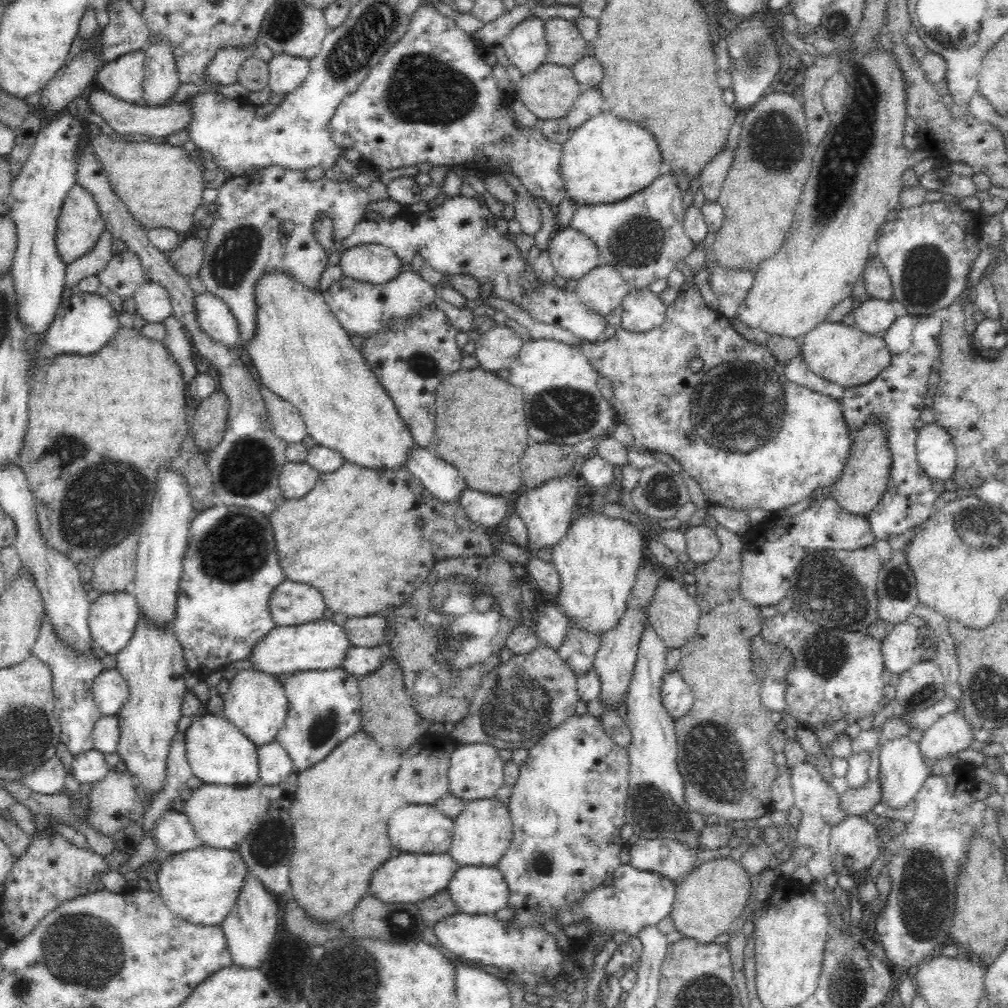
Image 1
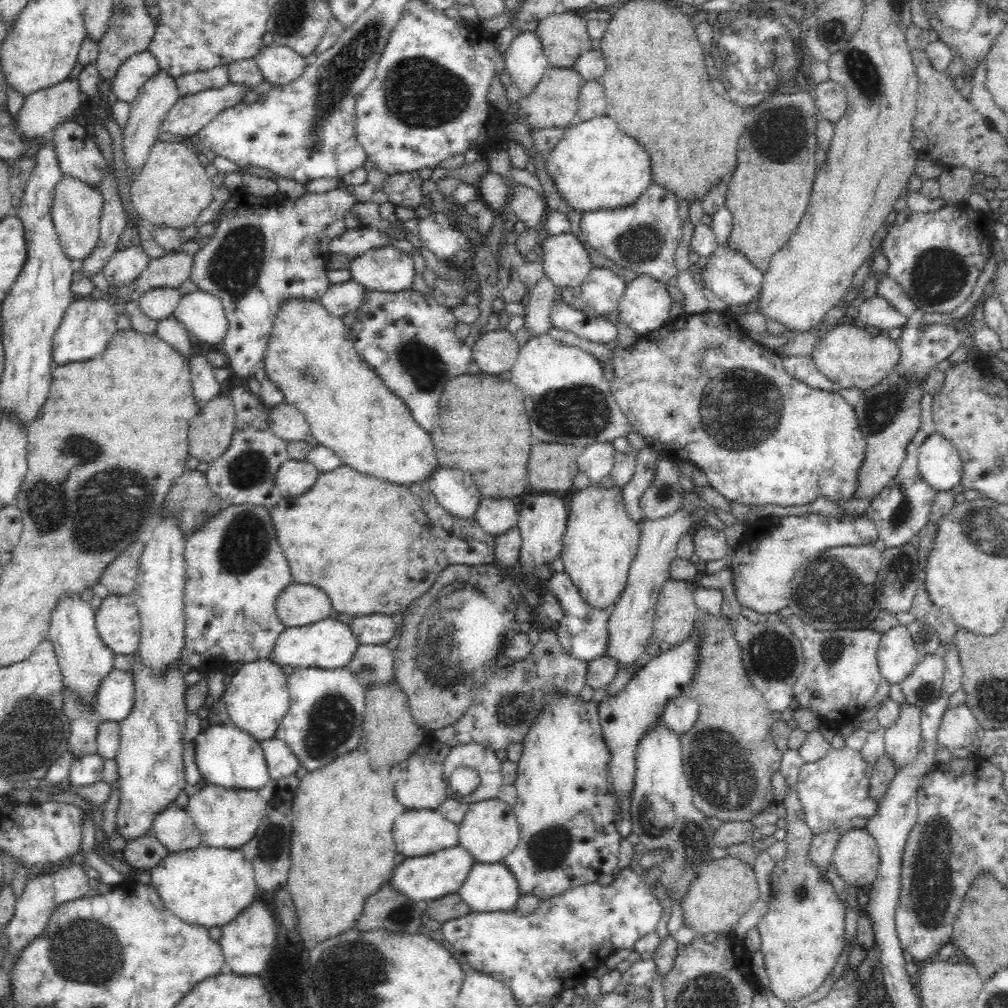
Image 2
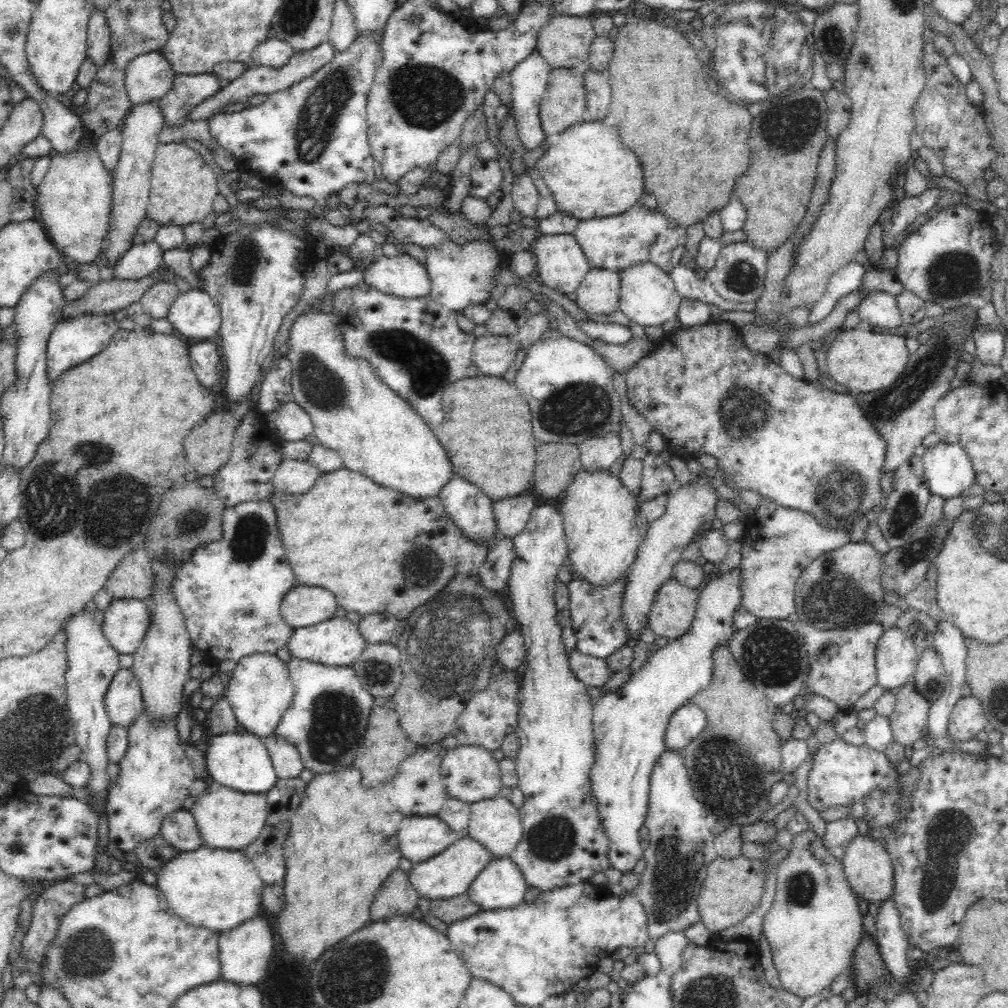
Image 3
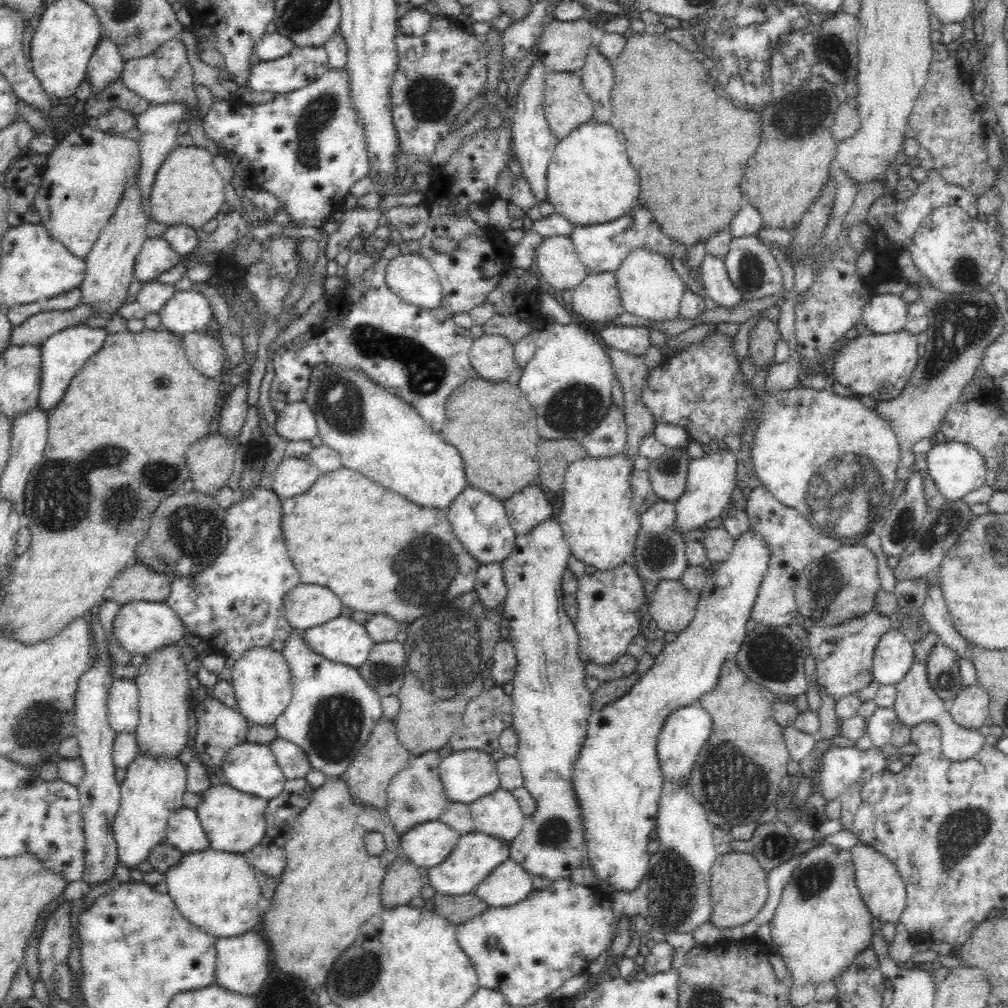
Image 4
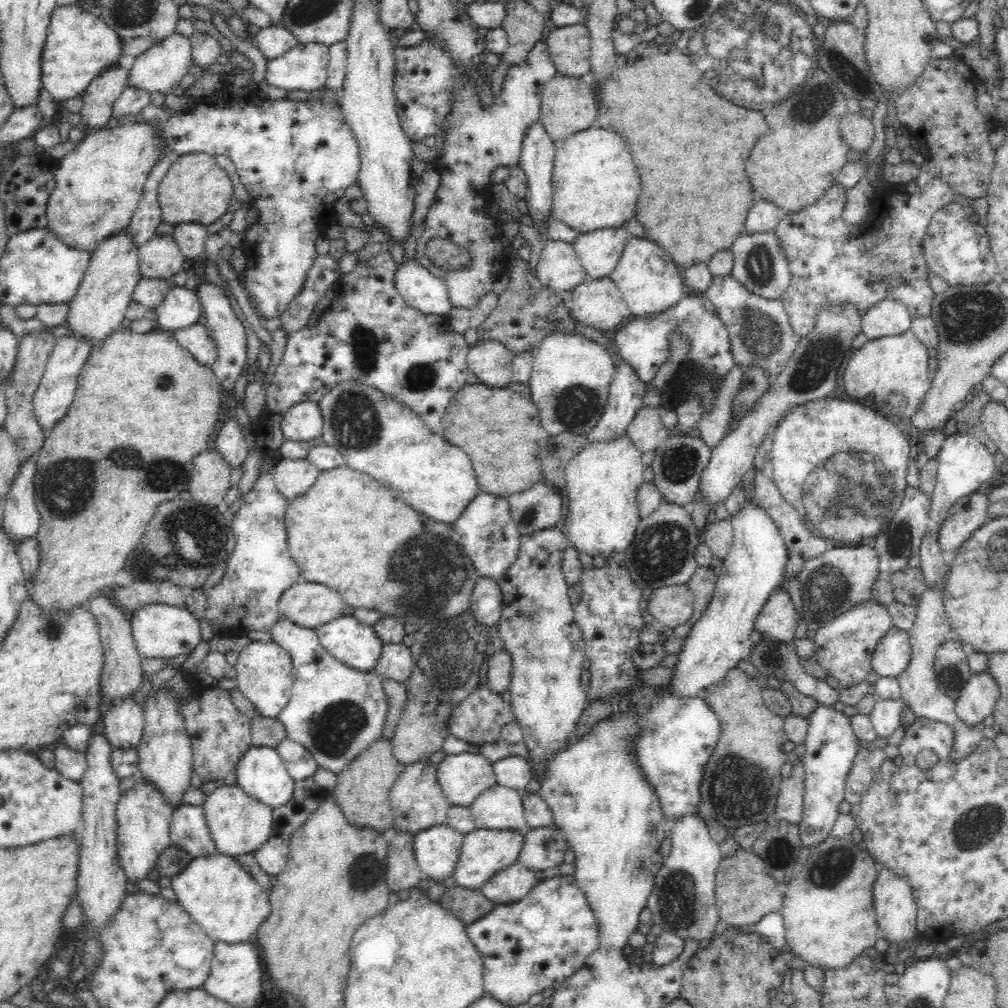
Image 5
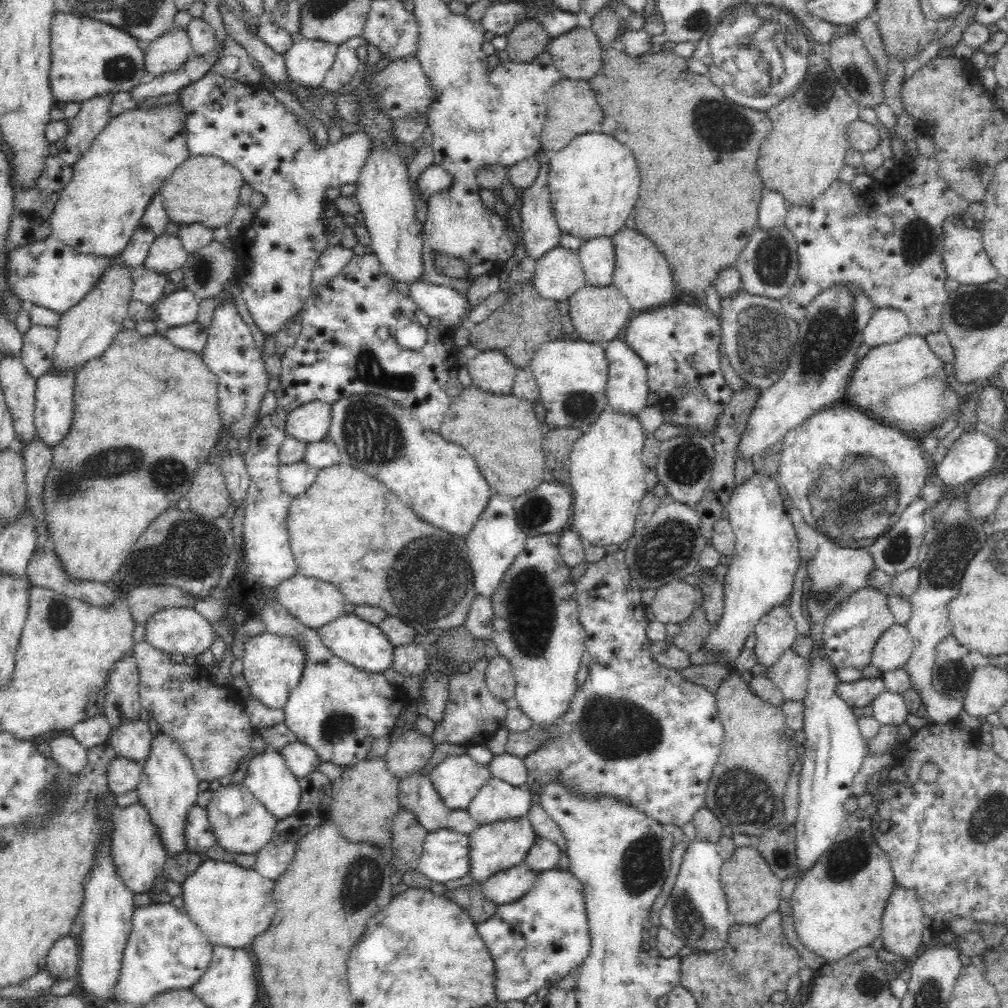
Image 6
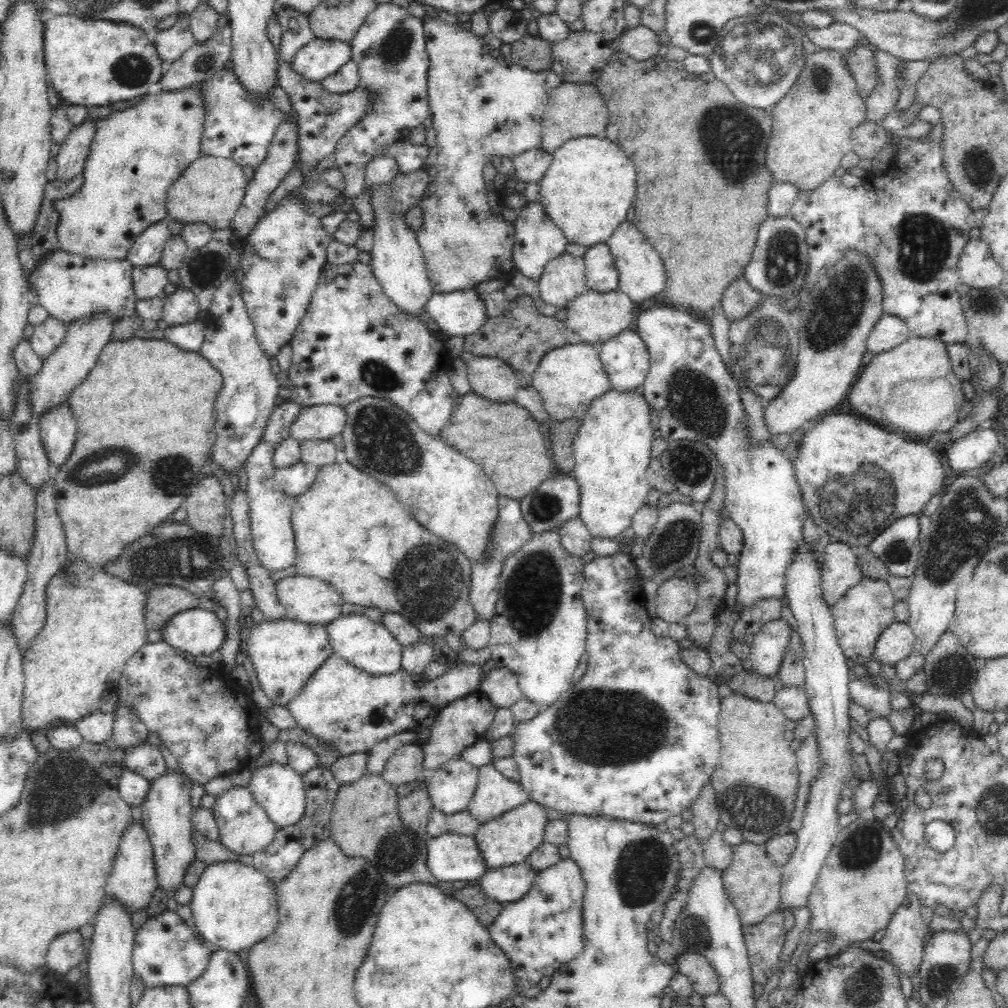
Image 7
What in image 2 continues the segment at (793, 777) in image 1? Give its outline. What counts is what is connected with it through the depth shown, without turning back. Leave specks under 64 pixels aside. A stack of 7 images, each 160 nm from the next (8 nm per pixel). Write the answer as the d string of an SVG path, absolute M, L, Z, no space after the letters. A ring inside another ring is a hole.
M848 747L842 750L830 749L822 760L804 762L797 778L797 796L803 805L806 825L812 829L812 836L821 832L840 831L851 828L851 820L857 816L870 817L876 813L877 804L868 799L868 782L873 765L862 759L860 751Z

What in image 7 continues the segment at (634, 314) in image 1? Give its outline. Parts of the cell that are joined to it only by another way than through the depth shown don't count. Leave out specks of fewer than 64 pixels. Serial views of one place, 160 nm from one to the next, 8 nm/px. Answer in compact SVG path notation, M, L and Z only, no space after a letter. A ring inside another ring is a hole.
M622 222L608 238L606 244L612 252L618 271L618 288L626 293L633 303L644 302L644 300L648 300L648 302L661 300L667 279L664 264L660 260L660 254L646 242L642 232L634 224Z

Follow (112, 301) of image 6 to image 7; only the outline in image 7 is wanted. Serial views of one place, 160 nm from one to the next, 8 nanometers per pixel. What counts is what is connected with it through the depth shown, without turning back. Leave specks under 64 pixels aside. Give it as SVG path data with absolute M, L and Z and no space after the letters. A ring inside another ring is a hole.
M93 313L85 318L78 318L66 326L66 336L58 344L38 372L30 378L29 395L31 407L40 417L48 408L58 406L60 402L66 402L70 398L70 392L76 384L80 384L92 367L96 364L100 353L106 343L112 340L116 319L110 317L110 313Z

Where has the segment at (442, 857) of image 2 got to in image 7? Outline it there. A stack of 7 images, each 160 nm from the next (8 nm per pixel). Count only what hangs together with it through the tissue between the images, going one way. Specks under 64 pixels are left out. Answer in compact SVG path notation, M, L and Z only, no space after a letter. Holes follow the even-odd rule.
M529 800L524 806L508 810L499 817L481 823L474 836L486 870L524 863L530 853L544 841L546 812L542 805Z

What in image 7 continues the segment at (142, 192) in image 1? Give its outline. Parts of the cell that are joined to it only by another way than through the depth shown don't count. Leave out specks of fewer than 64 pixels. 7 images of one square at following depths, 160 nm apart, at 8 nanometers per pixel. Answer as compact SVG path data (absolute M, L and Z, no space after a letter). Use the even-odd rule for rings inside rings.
M201 155L190 162L166 192L169 220L186 223L204 223L213 229L231 228L232 220L242 205L248 180L242 167L229 158Z

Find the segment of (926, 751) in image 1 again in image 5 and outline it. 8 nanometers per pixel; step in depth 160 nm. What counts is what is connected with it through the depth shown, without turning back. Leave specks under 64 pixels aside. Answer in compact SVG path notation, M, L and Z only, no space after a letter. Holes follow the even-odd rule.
M985 671L971 675L960 690L959 698L952 702L959 720L967 726L975 727L993 714L999 699L997 682Z

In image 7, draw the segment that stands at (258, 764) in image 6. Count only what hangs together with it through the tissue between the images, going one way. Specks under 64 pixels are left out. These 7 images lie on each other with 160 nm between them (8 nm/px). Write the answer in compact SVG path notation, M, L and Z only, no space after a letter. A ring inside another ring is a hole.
M273 760L268 765L257 766L246 786L278 829L296 824L302 818L306 801L304 785L301 774L294 771L290 765L277 763Z

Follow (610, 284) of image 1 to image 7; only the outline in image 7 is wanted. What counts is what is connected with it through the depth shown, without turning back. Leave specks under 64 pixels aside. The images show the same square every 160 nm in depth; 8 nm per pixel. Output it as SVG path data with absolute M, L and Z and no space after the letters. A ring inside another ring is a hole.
M618 287L610 292L598 292L589 289L584 294L577 296L567 304L568 314L565 326L573 330L582 342L597 345L606 342L619 332L633 327L636 320L634 316L634 303L630 297Z

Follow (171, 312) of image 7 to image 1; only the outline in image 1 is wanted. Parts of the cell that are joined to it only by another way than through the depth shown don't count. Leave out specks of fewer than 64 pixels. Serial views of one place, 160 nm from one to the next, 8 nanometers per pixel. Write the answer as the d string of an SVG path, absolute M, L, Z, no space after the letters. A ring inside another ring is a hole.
M208 291L196 295L195 311L202 331L209 334L212 340L226 347L236 347L240 338L238 321L221 298Z

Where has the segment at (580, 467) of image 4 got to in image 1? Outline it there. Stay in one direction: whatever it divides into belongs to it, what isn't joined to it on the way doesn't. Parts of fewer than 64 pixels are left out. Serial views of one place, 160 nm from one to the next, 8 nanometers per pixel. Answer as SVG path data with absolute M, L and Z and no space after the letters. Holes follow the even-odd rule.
M584 510L581 516L571 522L566 536L551 547L550 560L560 575L560 592L553 599L556 606L564 613L569 624L574 623L580 629L598 633L602 638L617 625L626 612L627 600L644 557L644 534L640 532L639 527L622 518L612 518L603 513Z

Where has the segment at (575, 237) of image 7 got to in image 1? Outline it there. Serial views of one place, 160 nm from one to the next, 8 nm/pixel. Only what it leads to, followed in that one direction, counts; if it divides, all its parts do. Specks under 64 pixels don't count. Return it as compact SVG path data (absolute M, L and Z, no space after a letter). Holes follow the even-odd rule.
M607 108L570 132L560 159L568 197L577 205L609 204L626 199L650 186L664 171L660 166L662 154L652 134L636 122L620 120Z

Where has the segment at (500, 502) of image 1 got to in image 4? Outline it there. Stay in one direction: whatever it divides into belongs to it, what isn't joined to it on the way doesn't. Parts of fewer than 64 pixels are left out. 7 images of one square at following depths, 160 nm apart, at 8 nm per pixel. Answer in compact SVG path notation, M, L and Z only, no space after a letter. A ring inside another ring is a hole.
M537 483L525 486L502 503L508 522L517 535L528 534L542 520L553 516L550 503Z

